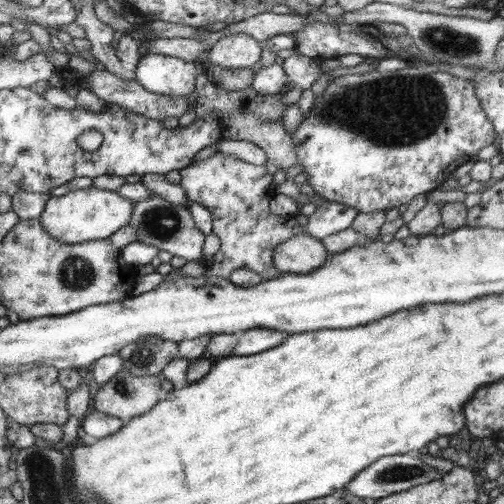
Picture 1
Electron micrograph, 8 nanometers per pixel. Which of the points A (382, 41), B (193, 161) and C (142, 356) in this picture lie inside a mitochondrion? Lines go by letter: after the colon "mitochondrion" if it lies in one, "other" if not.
A: other
B: other
C: mitochondrion

